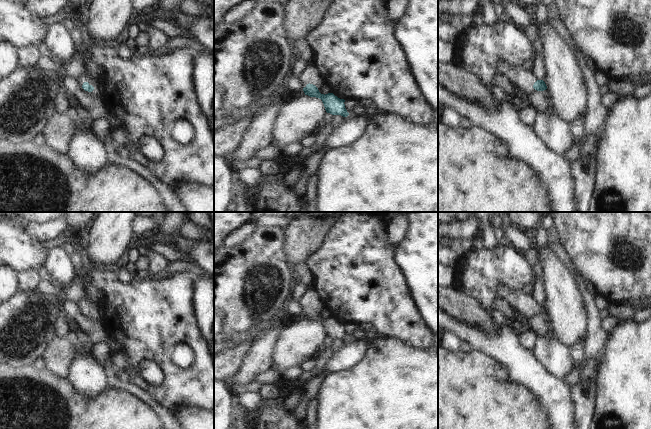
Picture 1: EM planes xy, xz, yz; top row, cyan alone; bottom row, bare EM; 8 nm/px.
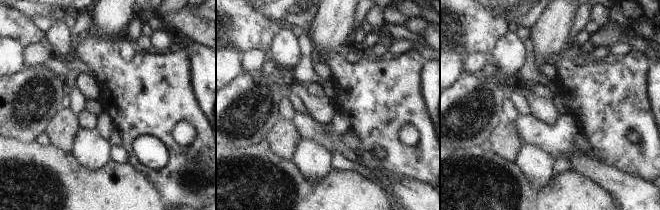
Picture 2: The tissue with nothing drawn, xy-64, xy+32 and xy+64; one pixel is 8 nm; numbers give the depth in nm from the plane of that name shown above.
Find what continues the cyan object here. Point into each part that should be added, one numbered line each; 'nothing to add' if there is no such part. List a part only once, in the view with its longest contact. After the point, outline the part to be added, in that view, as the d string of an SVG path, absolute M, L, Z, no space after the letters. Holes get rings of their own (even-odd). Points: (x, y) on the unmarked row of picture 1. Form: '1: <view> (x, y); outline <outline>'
1: xy (80, 304); outline M84 298L84 299L77 301L75 304L77 306L77 309L80 311L80 313L84 317L86 317L88 319L92 319L92 320L97 320L97 319L100 318L99 305L97 303L94 303L94 302L88 300L87 298ZM84 306L88 306L89 309L92 309L94 311L94 314L92 316L85 315L82 312L82 309L83 309Z

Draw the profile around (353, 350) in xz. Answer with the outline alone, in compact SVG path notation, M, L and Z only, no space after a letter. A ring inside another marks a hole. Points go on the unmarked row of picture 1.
M349 338L327 361L322 370L326 370L328 373L336 373L353 367L363 358L367 347L366 342L362 339Z

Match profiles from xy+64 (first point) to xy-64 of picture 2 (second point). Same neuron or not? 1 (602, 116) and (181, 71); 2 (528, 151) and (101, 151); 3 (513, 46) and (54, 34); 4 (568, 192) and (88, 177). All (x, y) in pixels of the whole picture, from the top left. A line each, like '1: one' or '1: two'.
1: one
2: one
3: one
4: one

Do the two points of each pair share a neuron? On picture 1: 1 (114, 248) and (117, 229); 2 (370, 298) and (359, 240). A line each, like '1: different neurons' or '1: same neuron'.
1: same neuron
2: same neuron

